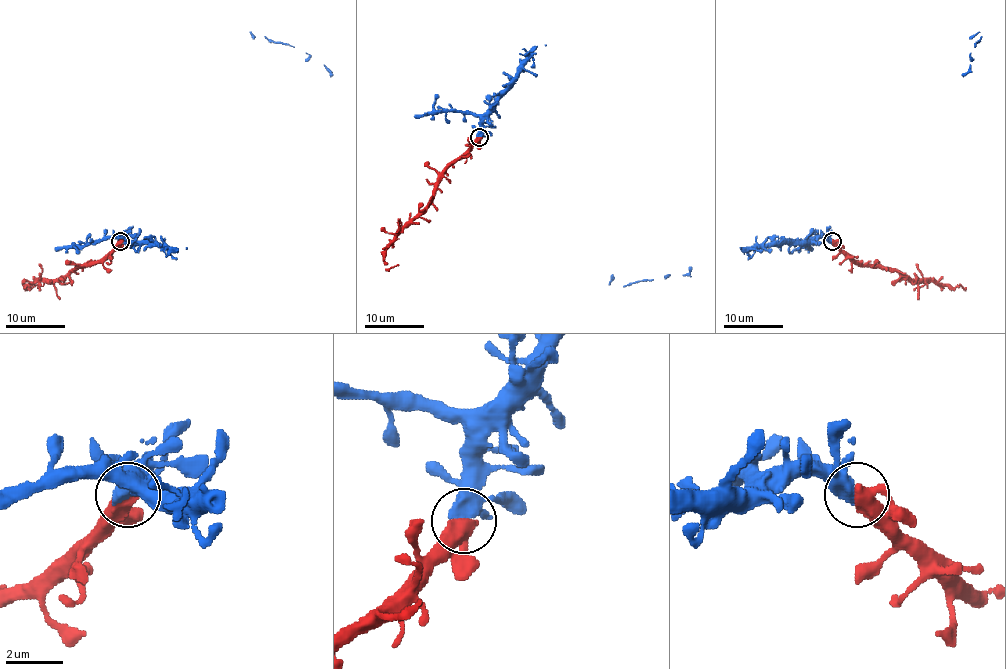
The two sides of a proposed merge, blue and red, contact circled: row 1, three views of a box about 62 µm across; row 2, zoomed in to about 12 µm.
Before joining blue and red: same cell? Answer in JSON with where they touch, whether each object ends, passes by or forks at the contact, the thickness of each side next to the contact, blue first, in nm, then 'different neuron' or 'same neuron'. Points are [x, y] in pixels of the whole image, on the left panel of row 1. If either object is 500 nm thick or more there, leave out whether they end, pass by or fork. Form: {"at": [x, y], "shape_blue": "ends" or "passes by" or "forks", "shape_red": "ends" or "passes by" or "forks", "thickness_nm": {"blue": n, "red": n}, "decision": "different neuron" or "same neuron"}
{"at": [120, 241], "thickness_nm": {"blue": 650, "red": 600}, "decision": "same neuron"}

